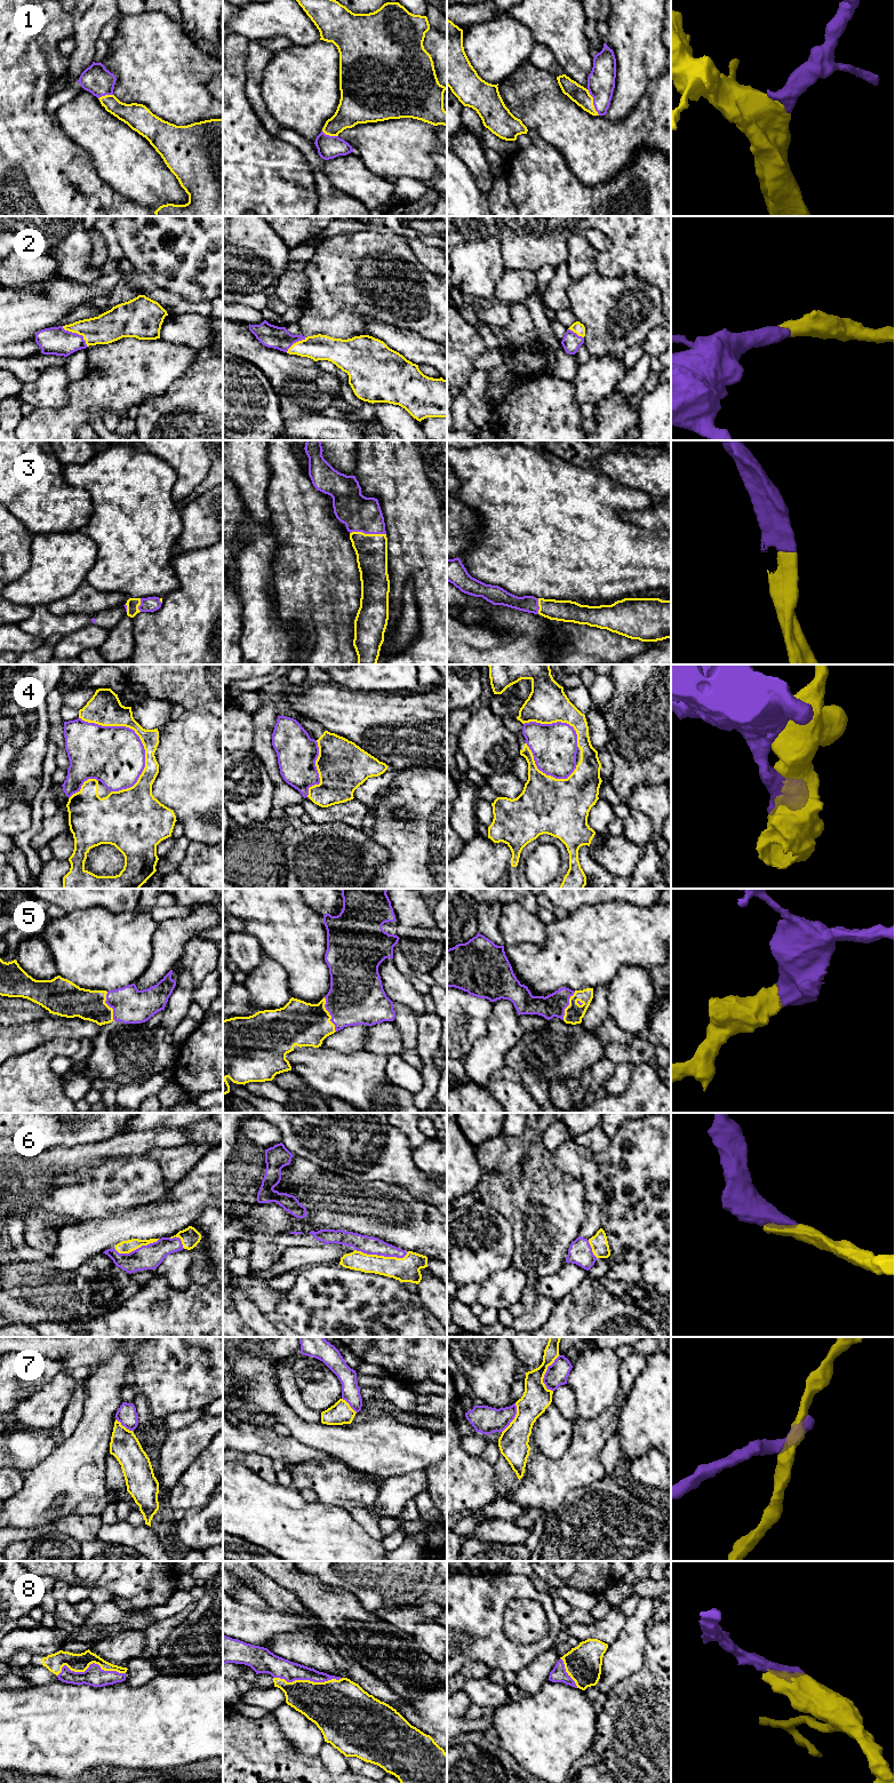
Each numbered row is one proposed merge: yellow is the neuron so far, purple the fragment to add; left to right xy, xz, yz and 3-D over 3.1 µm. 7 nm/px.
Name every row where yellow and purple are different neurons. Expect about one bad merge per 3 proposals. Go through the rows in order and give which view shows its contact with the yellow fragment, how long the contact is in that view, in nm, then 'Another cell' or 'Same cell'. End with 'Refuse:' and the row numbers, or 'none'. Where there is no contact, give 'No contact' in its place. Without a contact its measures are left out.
1: Touches yellow in yz. Shared border 200 nm. Same cell
2: Touches yellow in xy. Shared border 220 nm. Same cell
3: Touches yellow in xz. Shared border 260 nm. Same cell
4: Touches yellow in xy. Shared border 600 nm. Another cell
5: Touches yellow in xz. Shared border 260 nm. Same cell
6: Touches yellow in xz. Shared border 380 nm. Same cell
7: Touches yellow in yz. Shared border 280 nm. Another cell
8: Touches yellow in xy. Shared border 480 nm. Same cell
Refuse: 4, 7

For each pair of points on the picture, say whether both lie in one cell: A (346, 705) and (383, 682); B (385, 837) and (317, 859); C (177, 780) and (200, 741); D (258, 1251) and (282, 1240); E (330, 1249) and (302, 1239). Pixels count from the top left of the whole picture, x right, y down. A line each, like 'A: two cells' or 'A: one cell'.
A: two cells
B: two cells
C: one cell
D: one cell
E: two cells

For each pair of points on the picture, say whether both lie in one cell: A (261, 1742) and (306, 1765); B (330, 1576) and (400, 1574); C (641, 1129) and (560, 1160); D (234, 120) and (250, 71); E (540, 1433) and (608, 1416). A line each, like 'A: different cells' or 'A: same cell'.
A: same cell
B: same cell
C: different cells
D: different cells
E: different cells

